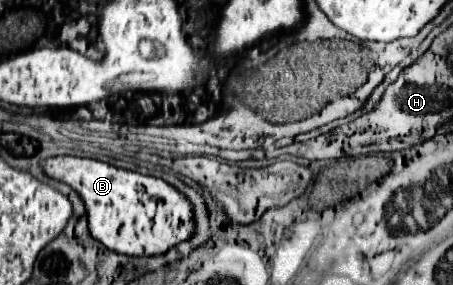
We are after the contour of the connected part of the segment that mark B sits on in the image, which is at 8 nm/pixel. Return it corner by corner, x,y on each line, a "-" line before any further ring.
54,156
40,166
48,178
68,184
84,200
90,234
112,252
158,256
178,242
188,240
194,232
190,202
160,178
76,156

